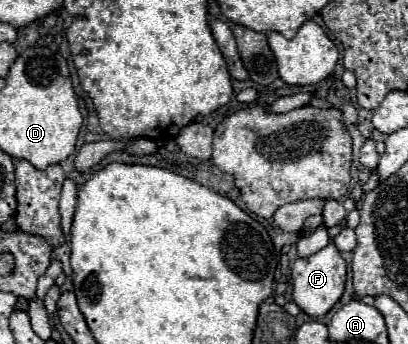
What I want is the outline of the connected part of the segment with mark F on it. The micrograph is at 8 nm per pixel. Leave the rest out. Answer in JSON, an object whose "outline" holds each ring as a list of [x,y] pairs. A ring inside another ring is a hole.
{"outline":[[[331,242],[327,248],[307,258],[297,258],[293,264],[291,276],[293,276],[293,300],[311,318],[319,318],[319,316],[325,316],[333,308],[333,304],[341,298],[345,290],[345,280],[347,280],[347,264],[341,258],[339,250],[333,248],[333,242]]]}

